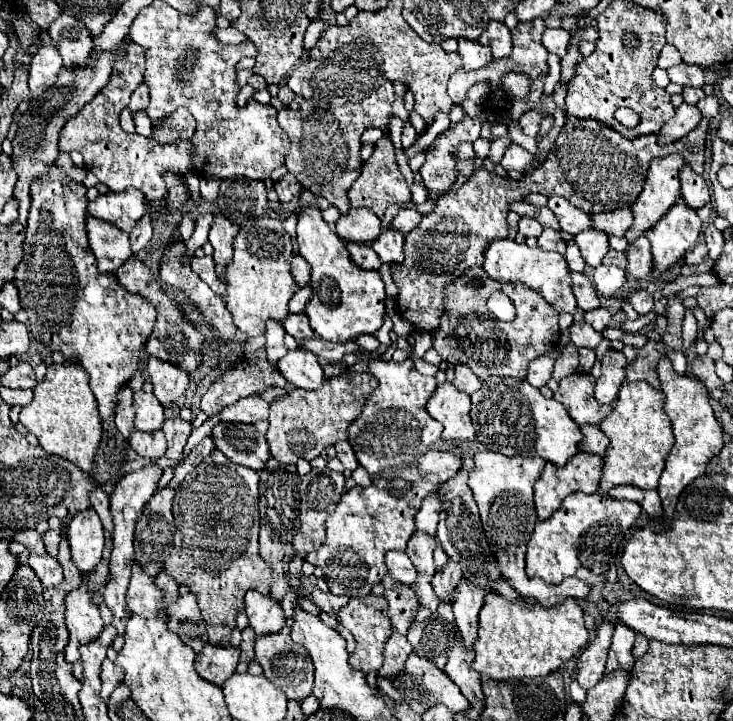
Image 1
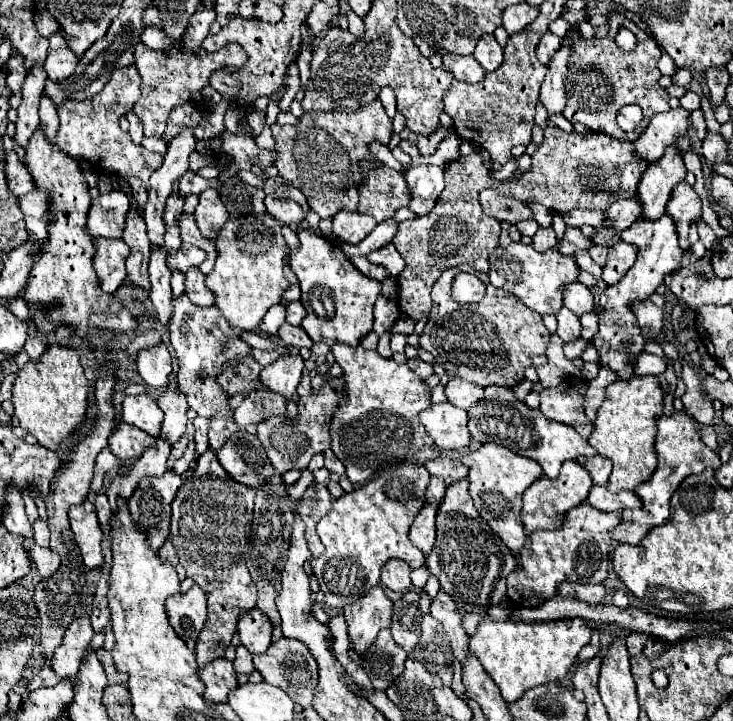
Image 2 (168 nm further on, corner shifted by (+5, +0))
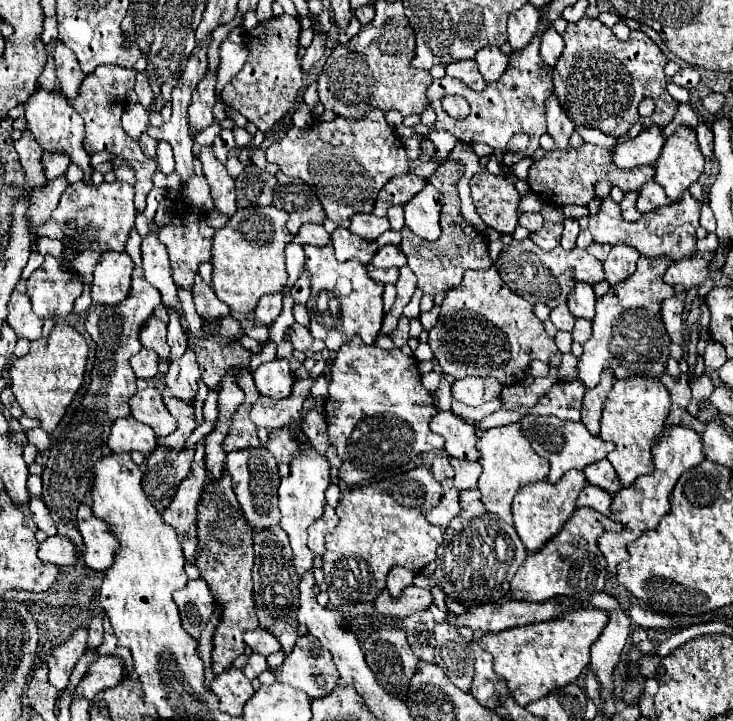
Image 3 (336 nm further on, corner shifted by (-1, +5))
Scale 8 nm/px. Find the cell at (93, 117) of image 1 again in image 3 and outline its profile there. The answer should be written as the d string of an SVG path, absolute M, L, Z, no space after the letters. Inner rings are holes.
M99 65L93 73L89 73L83 79L83 83L79 87L79 95L75 99L69 99L69 105L85 121L83 147L89 155L99 153L99 151L107 151L107 153L113 153L113 155L129 159L129 161L141 161L141 163L151 161L141 151L139 143L135 139L131 139L121 127L121 115L127 107L125 97L127 97L127 91L131 91L135 85L135 75L137 75L137 71L133 67L127 69L127 67L119 67L119 65Z

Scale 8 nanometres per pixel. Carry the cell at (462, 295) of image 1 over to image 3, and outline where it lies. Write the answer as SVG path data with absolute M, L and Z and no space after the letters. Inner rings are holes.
M495 267L465 271L459 287L445 293L441 315L429 331L429 347L437 357L441 371L463 379L469 375L495 377L503 385L521 383L533 359L549 363L559 351L545 333L543 323L533 313L533 303L511 291Z

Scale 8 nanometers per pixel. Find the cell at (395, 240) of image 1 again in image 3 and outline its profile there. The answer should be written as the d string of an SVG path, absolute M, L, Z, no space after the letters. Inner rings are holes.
M385 245L375 253L371 263L375 267L383 267L383 269L389 269L389 267L401 269L403 265L407 265L407 257L403 255L403 251L397 245Z

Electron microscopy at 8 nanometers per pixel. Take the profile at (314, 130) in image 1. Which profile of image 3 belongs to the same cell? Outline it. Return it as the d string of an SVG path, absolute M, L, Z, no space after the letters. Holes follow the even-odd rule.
M377 107L361 119L335 117L329 123L313 123L307 129L293 129L289 125L277 145L267 147L265 155L267 161L279 165L285 175L303 179L315 191L327 217L339 227L349 227L349 217L355 213L371 213L381 187L391 177L407 173L407 155L403 151L403 143L399 141L395 129L389 127L389 123L385 121L385 113Z

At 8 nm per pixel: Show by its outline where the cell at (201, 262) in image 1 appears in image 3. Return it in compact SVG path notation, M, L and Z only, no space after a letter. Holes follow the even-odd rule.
M197 273L195 275L195 283L193 283L193 297L195 297L195 307L197 307L197 313L207 317L207 319L217 319L217 317L223 317L223 315L231 315L229 307L225 303L221 303L211 287L201 279L201 275Z

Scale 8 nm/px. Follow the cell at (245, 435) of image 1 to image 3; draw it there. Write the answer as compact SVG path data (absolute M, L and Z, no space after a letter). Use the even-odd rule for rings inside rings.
M265 447L243 449L235 453L227 453L225 469L233 477L233 489L241 503L245 519L251 523L253 531L269 529L279 523L279 507L277 507L277 487L279 487L279 471L275 457Z

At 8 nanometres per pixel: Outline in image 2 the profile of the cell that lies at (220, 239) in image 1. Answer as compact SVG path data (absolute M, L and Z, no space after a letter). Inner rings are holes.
M207 188L199 194L195 218L197 218L197 226L199 226L201 234L207 240L215 242L215 238L219 236L219 230L229 220L229 214L227 214L227 210L219 198L219 192L215 188Z

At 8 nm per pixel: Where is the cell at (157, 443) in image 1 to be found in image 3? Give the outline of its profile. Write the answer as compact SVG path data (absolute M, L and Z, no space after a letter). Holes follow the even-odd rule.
M133 417L117 419L111 427L109 435L109 449L115 453L131 453L141 451L143 455L149 455L155 449L155 431L143 423L139 423Z

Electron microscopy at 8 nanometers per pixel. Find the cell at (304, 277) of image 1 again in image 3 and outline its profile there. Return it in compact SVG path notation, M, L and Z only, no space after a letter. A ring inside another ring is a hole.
M273 293L273 295L263 295L259 301L259 307L255 309L255 319L261 321L263 325L271 325L277 315L283 309L283 293Z

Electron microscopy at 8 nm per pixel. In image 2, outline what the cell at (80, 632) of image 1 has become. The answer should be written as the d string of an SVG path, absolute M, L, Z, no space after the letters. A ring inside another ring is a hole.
M79 618L69 624L63 634L63 642L55 648L51 656L51 670L59 678L73 678L81 666L81 656L85 654L89 640L93 638L93 628L89 618Z

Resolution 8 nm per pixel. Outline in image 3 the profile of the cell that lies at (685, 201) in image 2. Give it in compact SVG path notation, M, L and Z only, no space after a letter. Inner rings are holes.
M685 191L681 201L649 211L637 223L627 223L619 215L619 205L613 199L605 199L601 205L601 211L597 215L589 215L589 231L595 243L633 245L645 257L671 255L673 261L689 259L695 255L695 241L697 241L695 229L699 227L699 211L701 211L701 203L689 191Z

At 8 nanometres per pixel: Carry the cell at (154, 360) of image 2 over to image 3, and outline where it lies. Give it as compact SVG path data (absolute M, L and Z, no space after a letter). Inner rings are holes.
M151 317L147 323L145 323L145 327L141 329L141 343L143 343L143 347L147 347L147 349L153 349L157 355L159 355L159 359L169 359L169 345L167 345L167 325L165 323L161 323L161 321L157 321L155 317Z

